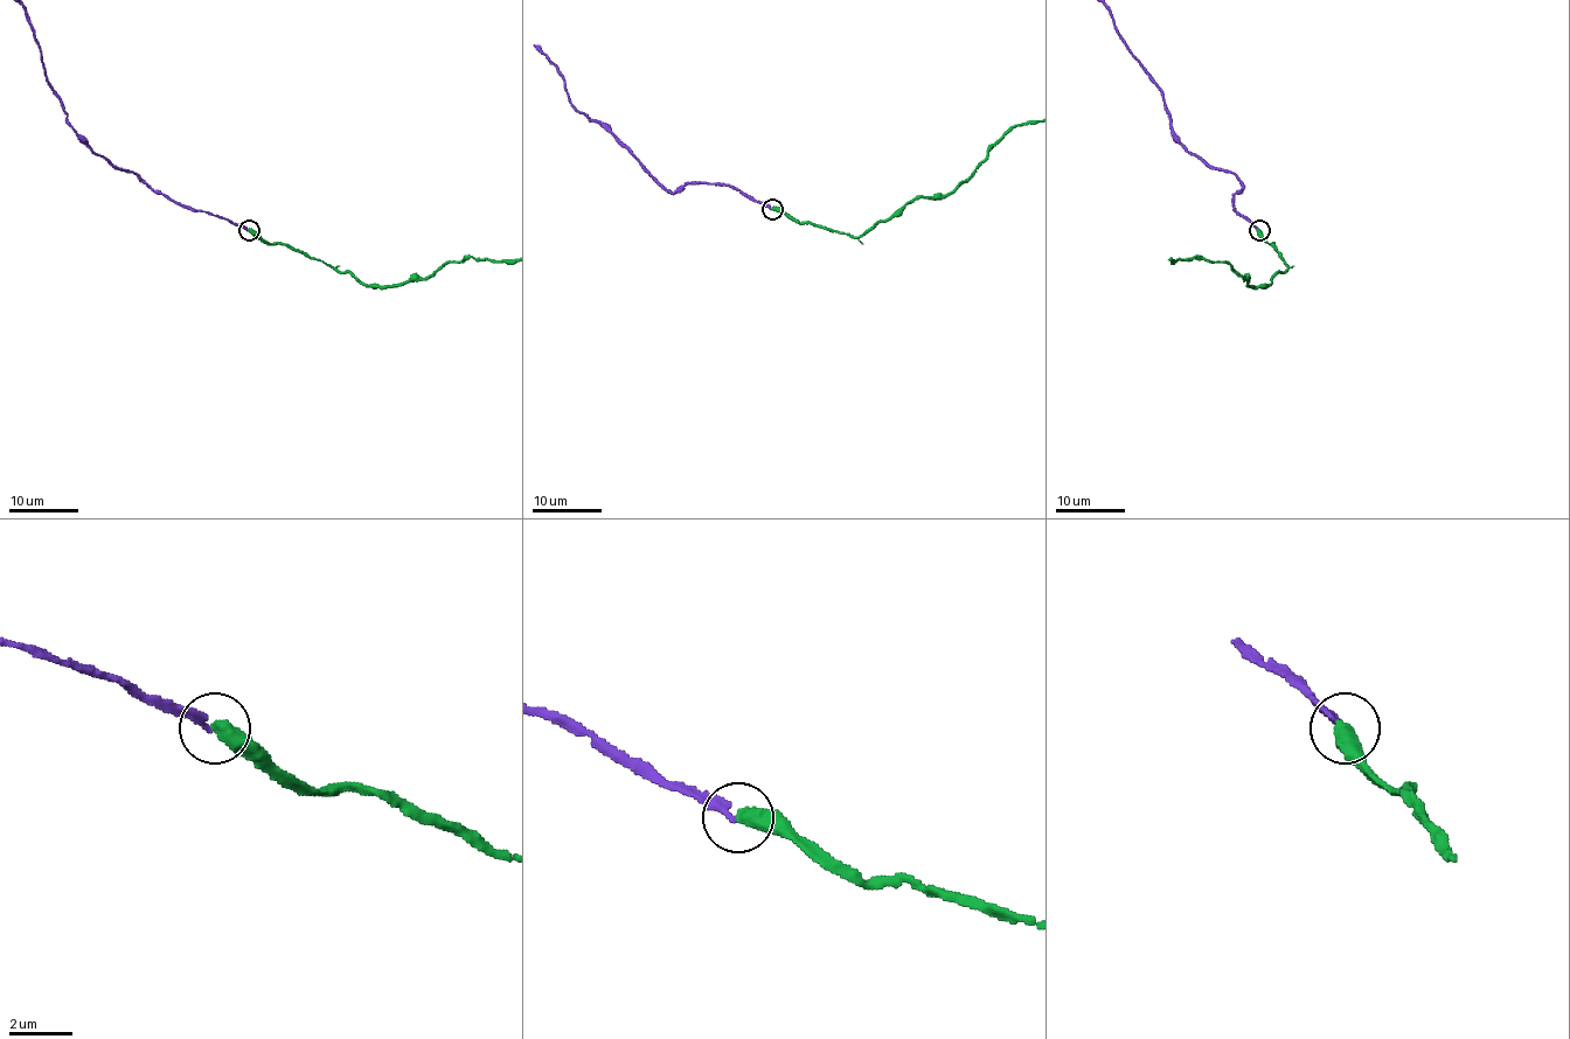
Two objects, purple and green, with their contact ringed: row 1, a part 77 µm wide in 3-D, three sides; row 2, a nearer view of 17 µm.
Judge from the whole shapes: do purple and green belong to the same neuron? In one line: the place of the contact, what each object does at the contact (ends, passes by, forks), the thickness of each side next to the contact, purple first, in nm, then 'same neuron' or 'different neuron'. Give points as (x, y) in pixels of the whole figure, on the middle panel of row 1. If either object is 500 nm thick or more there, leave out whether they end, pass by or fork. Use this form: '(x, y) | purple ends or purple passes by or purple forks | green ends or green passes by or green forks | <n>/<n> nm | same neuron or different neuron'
(772, 209) | 200/500 nm | same neuron

